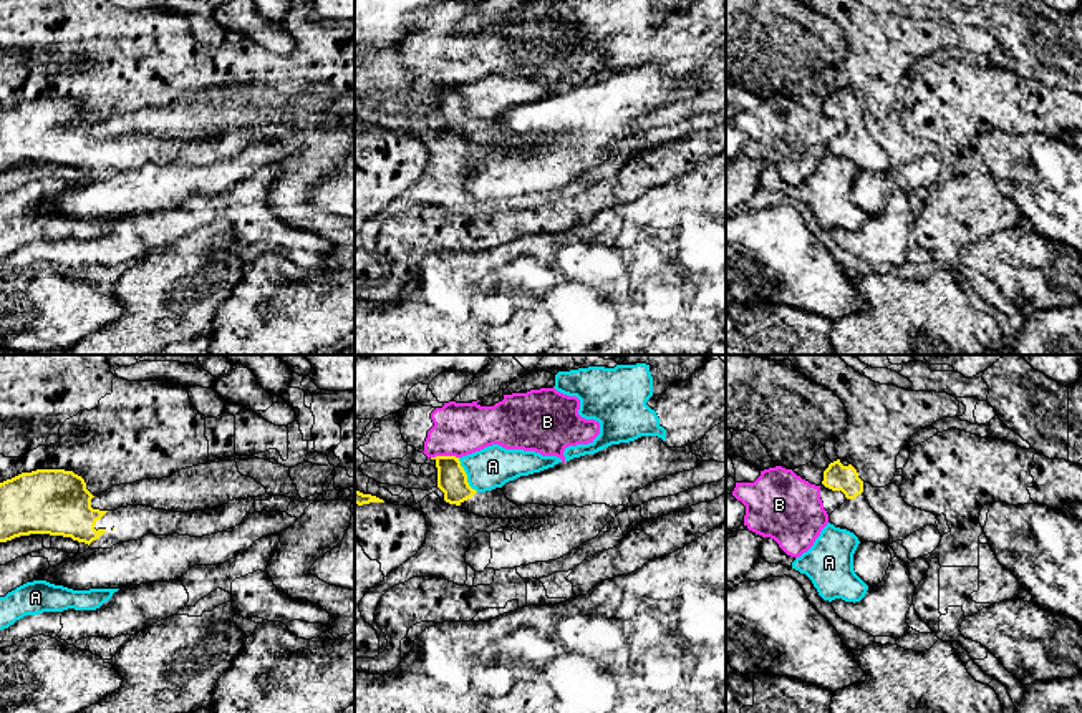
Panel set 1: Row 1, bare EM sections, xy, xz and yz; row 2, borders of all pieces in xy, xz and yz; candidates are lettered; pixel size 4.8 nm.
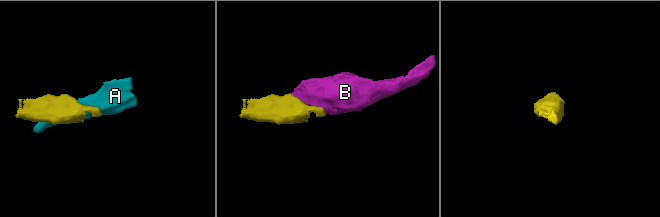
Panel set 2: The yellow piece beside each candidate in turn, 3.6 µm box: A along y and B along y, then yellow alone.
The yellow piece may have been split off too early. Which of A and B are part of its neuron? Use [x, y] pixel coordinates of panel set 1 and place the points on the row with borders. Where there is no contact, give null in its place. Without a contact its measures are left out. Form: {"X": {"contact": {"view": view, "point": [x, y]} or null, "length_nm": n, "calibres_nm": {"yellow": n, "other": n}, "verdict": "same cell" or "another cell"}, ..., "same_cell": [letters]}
{"A": {"contact": {"view": "xz", "point": [466, 476]}, "length_nm": 190, "calibres_nm": {"yellow": 140, "other": 200}, "verdict": "another cell"}, "B": {"contact": {"view": "xz", "point": [444, 456]}, "length_nm": 140, "calibres_nm": {"yellow": 140, "other": 260}, "verdict": "another cell"}, "same_cell": []}

